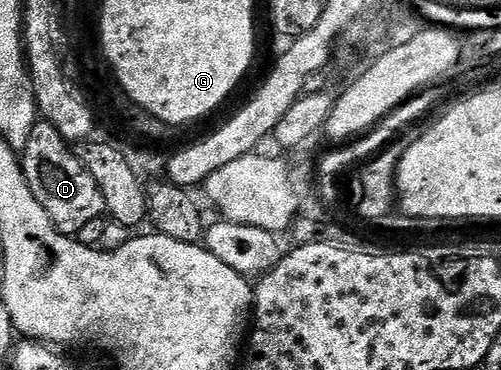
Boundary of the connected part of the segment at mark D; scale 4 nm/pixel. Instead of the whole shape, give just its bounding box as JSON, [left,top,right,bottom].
[21,121,106,237]

